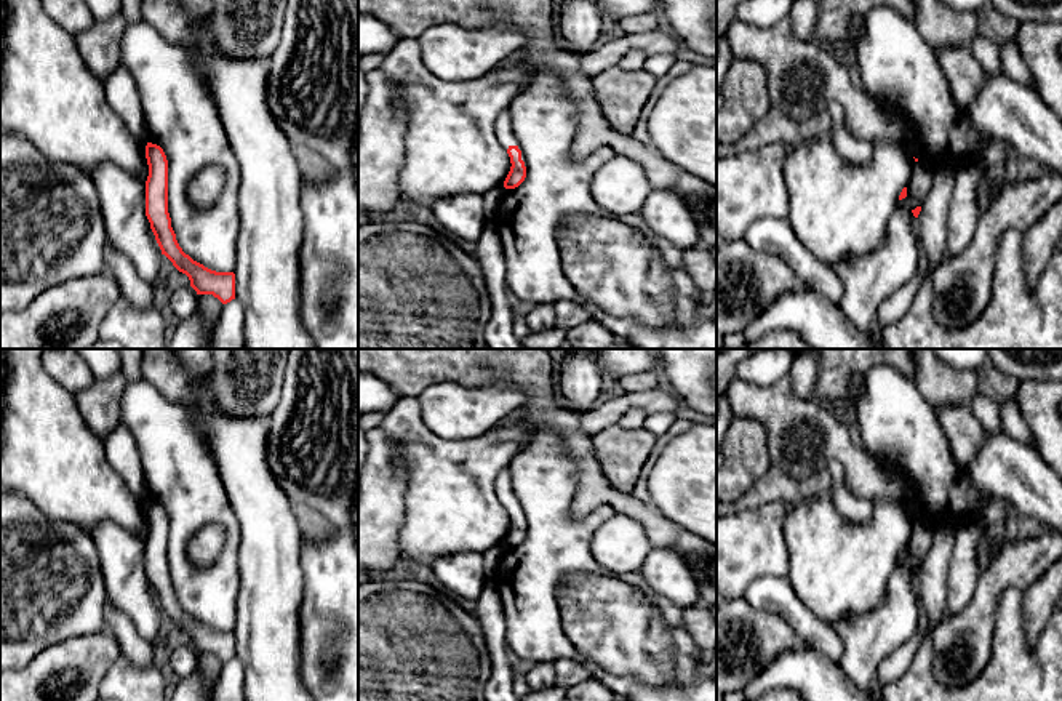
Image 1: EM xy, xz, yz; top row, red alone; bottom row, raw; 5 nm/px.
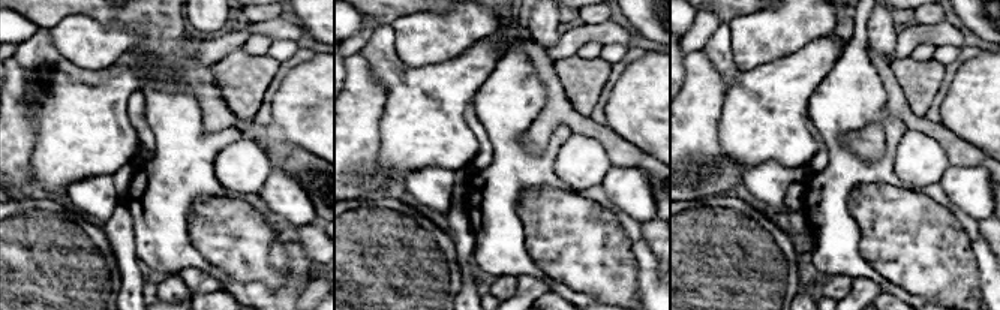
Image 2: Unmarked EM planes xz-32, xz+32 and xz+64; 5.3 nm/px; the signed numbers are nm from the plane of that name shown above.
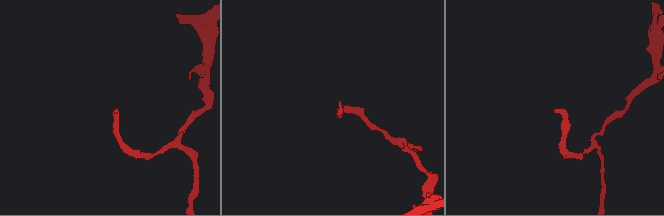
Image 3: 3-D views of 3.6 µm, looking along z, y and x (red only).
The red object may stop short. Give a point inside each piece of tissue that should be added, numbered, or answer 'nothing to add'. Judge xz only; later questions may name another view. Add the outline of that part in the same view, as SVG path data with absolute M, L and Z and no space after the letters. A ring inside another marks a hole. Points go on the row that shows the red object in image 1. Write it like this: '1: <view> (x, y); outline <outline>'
1: xz (504, 132); outline M509 110L501 112L501 115L496 120L496 126L494 126L496 136L501 142L501 146L507 150L510 146L517 146L520 150L520 144L513 134L513 128L512 128L512 117Z

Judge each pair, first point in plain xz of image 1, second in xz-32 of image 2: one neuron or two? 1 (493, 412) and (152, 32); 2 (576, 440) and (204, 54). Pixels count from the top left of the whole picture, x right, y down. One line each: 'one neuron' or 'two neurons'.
1: two neurons
2: two neurons

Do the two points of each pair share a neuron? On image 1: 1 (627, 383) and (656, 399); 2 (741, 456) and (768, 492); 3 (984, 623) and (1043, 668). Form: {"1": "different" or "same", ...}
{"1": "different", "2": "different", "3": "different"}

